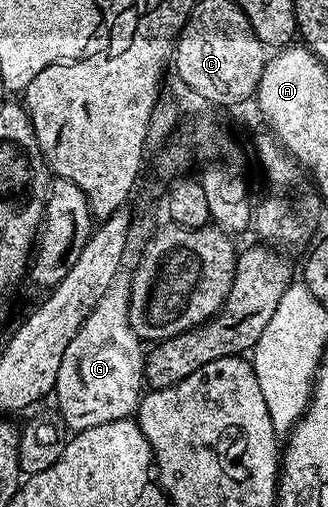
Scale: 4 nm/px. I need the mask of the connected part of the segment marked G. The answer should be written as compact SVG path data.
M119 274L107 294L99 298L75 338L71 338L71 346L67 346L63 362L59 362L55 397L66 426L73 428L69 430L78 433L91 426L130 419L141 403L146 355L143 342L129 324L127 280Z

